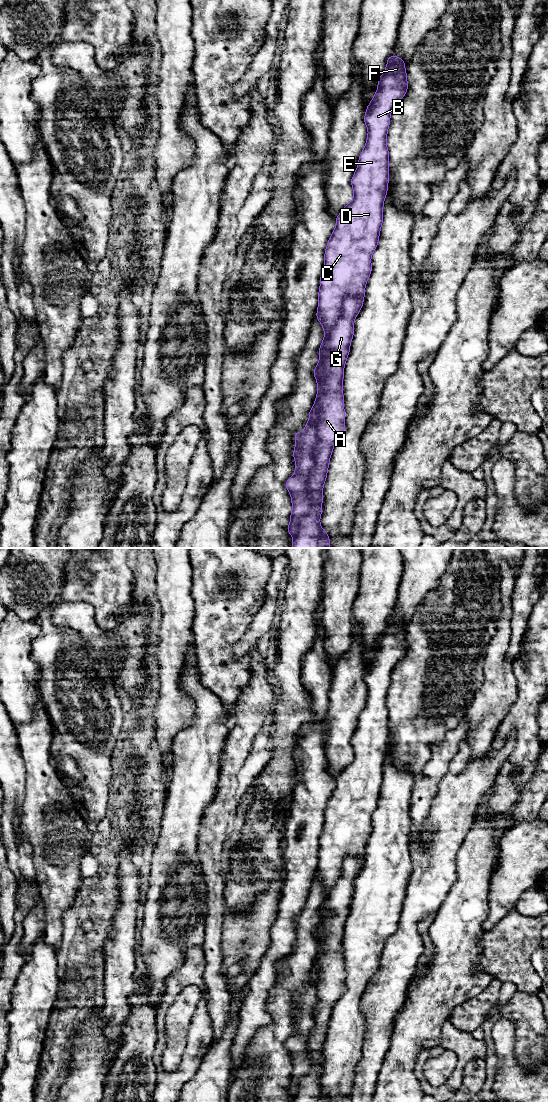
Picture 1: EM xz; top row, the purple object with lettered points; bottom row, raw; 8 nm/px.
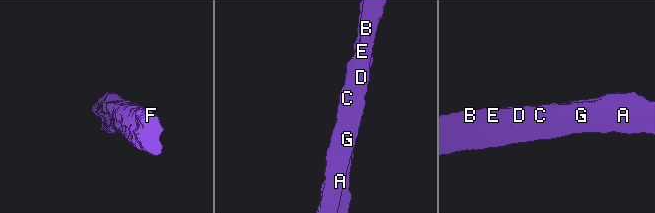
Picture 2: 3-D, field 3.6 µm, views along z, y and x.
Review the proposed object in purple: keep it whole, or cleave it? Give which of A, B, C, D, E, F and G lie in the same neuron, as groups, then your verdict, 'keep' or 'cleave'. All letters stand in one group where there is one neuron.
groups A G / B C D E F; cleave

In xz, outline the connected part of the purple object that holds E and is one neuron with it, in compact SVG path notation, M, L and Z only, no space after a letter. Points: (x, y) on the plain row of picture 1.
M391 615L387 619L385 631L378 639L377 651L366 668L364 676L364 682L368 689L366 705L359 716L357 729L351 739L354 757L336 777L336 787L325 809L325 823L320 837L319 863L316 873L316 878L322 884L325 895L319 908L319 923L313 931L313 935L317 940L317 956L314 966L309 971L309 981L306 983L305 989L294 995L295 1009L293 1017L295 1019L295 1033L285 1043L292 1061L292 1072L287 1091L293 1098L295 1098L300 1089L301 1079L310 1072L312 1066L309 1061L307 1043L315 1025L314 1013L318 1003L316 984L319 979L317 961L321 953L319 943L325 917L329 915L325 907L325 900L329 891L342 875L342 864L346 856L357 858L363 865L365 846L372 831L372 813L379 802L379 794L383 783L383 765L389 741L389 711L386 702L390 676L394 665L405 656L408 649L404 624L405 621L400 617Z

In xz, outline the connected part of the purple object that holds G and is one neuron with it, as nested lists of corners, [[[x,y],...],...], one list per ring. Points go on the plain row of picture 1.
[[[346,856],[342,864],[342,875],[325,900],[329,915],[325,917],[319,943],[321,953],[317,961],[319,979],[316,984],[318,1003],[314,1013],[315,1025],[307,1043],[312,1066],[310,1072],[301,1079],[300,1089],[293,1102],[331,1102],[328,1093],[320,1085],[323,1046],[334,1005],[345,991],[344,926],[354,894],[354,880],[361,868],[360,860]]]

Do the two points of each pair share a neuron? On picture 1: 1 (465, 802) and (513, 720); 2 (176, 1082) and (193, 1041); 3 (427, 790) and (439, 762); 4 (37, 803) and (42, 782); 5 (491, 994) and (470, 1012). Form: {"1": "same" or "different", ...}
{"1": "different", "2": "same", "3": "same", "4": "same", "5": "same"}

